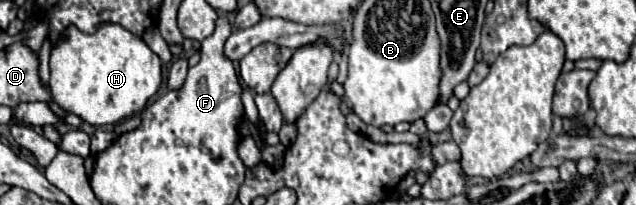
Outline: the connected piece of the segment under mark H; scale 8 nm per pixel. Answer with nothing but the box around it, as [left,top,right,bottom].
[51,24,161,126]

